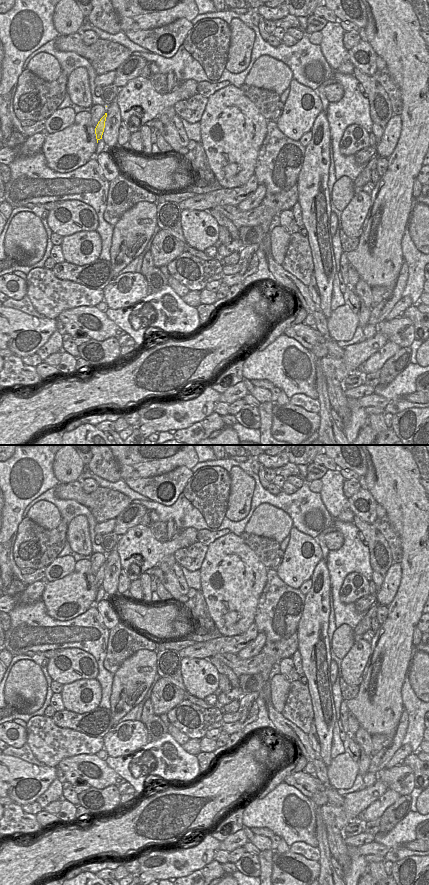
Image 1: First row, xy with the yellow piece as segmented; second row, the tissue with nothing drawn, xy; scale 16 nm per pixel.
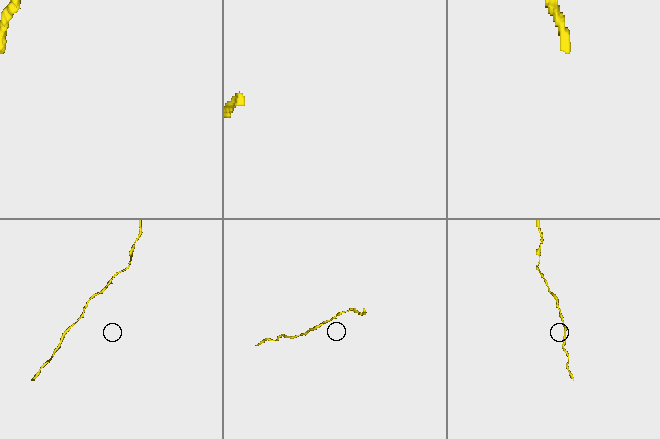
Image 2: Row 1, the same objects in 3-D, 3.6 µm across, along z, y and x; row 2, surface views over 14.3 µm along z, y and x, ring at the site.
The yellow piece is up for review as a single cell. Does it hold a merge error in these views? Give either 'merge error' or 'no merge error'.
merge error

